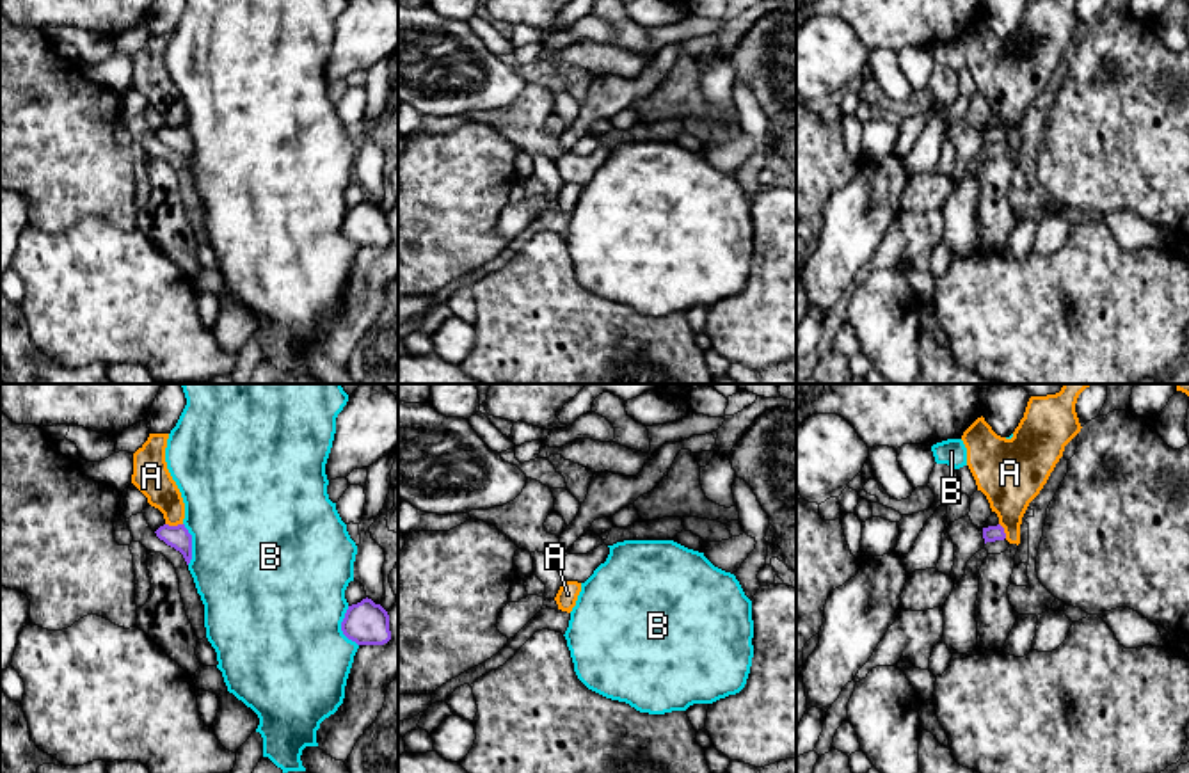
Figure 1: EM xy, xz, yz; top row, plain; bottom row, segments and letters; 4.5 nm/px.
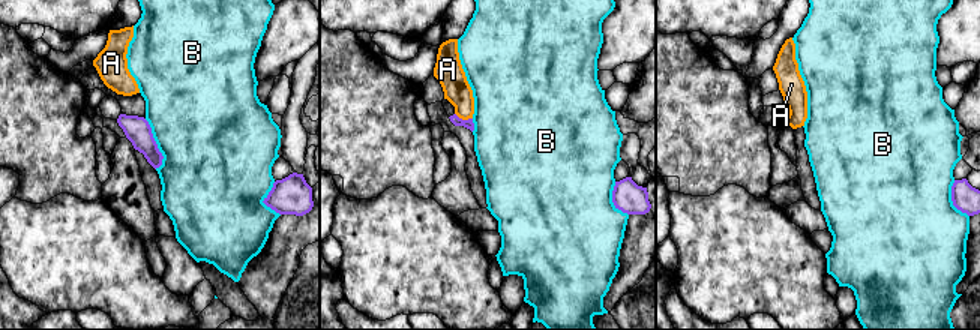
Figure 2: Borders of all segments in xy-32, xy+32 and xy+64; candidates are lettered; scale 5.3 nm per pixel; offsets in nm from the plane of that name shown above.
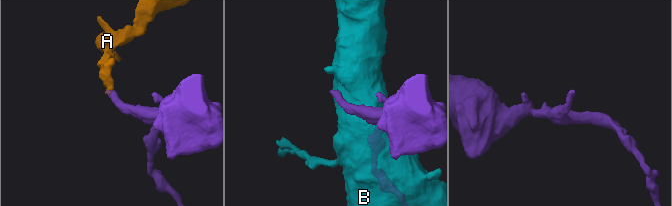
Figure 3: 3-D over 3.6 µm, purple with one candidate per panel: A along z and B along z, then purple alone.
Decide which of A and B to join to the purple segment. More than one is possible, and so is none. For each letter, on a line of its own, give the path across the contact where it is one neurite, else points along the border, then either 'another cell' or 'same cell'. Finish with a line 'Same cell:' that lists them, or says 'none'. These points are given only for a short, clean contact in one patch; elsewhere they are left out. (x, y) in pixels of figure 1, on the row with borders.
A: border along xy (166, 523), (182, 525); another cell
B: another cell
Same cell: none

